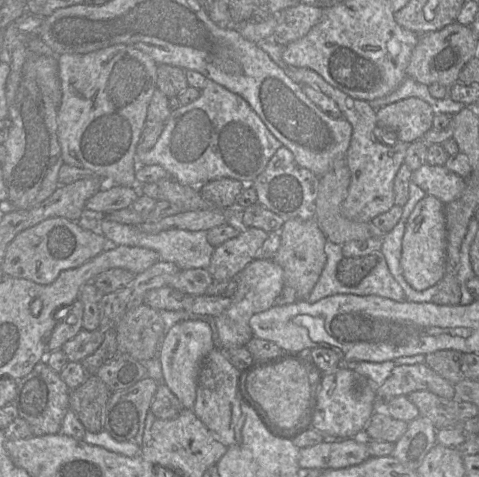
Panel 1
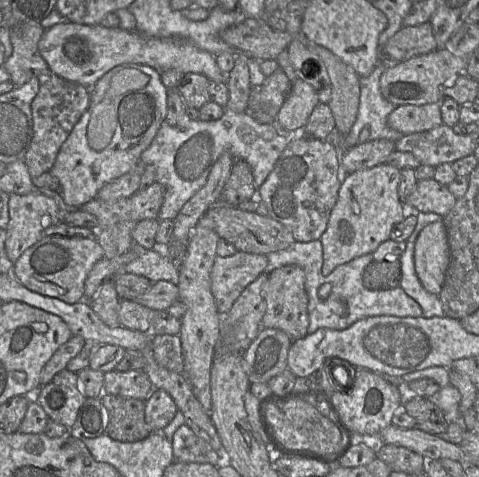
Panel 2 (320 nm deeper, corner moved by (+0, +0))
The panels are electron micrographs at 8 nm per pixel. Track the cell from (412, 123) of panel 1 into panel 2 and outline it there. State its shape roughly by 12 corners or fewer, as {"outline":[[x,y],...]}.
{"outline":[[370,140],[342,155],[342,173],[386,163],[395,142]]}

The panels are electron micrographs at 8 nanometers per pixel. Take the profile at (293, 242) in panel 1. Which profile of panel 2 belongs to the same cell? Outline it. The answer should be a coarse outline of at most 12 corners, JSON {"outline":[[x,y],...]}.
{"outline":[[273,270],[264,287],[264,328],[308,335],[305,273]]}

